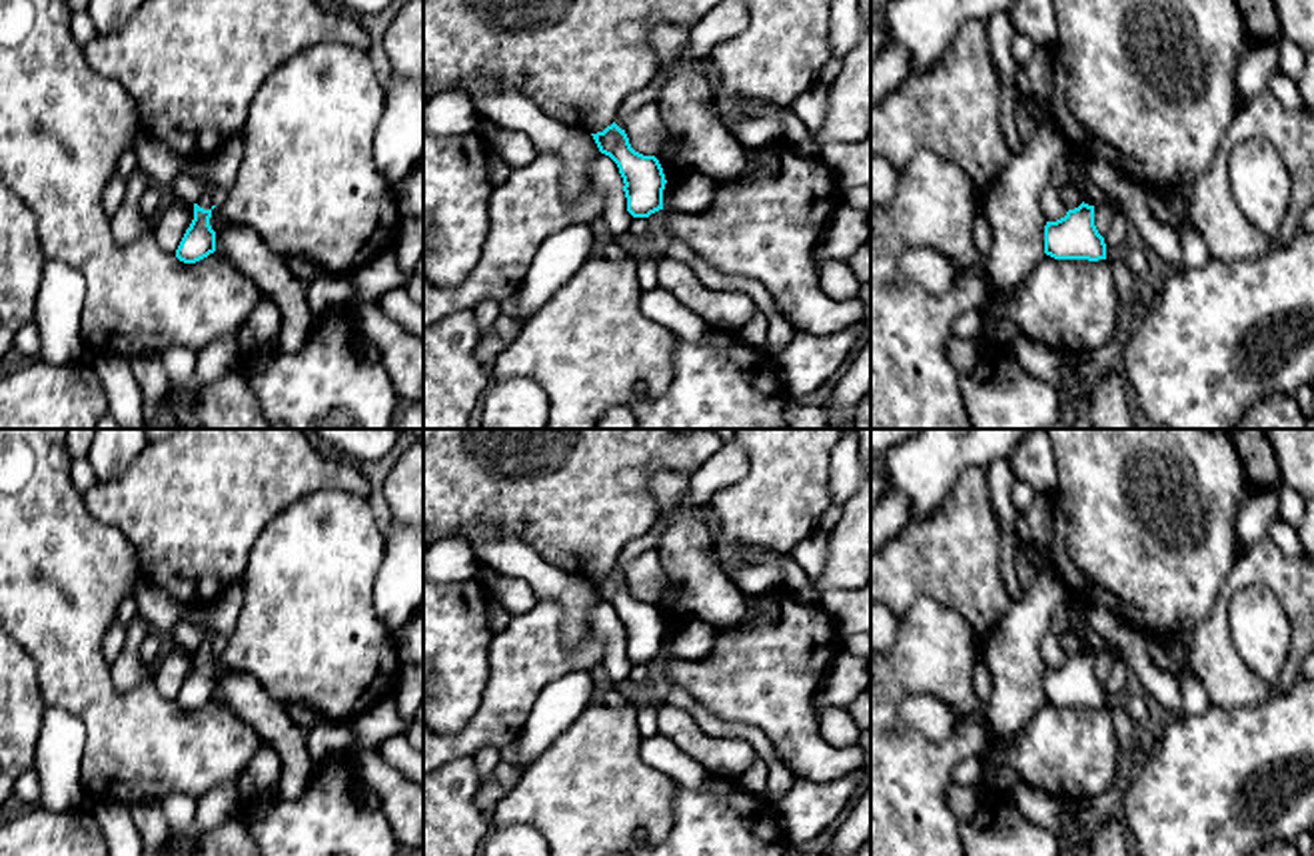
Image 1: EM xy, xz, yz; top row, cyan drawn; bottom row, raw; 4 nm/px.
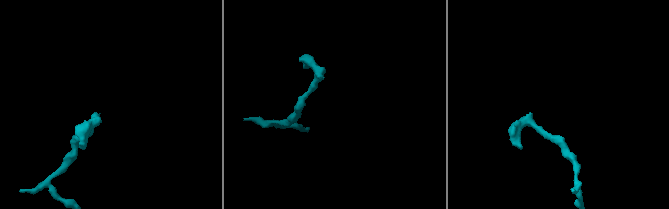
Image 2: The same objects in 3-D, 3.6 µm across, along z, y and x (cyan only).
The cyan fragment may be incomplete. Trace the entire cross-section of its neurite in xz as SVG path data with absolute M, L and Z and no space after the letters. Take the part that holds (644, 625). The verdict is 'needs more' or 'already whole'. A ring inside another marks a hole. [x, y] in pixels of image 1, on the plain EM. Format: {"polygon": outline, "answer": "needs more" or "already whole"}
{"polygon": "M615 569L603 579L591 581L599 599L609 603L623 625L627 658L633 664L649 664L663 656L665 621L655 603L643 603L629 591L625 577Z", "answer": "already whole"}

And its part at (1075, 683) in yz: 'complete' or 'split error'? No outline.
split error

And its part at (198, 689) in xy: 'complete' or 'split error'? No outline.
split error

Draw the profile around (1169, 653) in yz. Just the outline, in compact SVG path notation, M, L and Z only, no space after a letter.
M1178 633L1160 639L1148 637L1146 644L1152 662L1160 670L1178 676L1186 668L1190 642L1186 642Z

